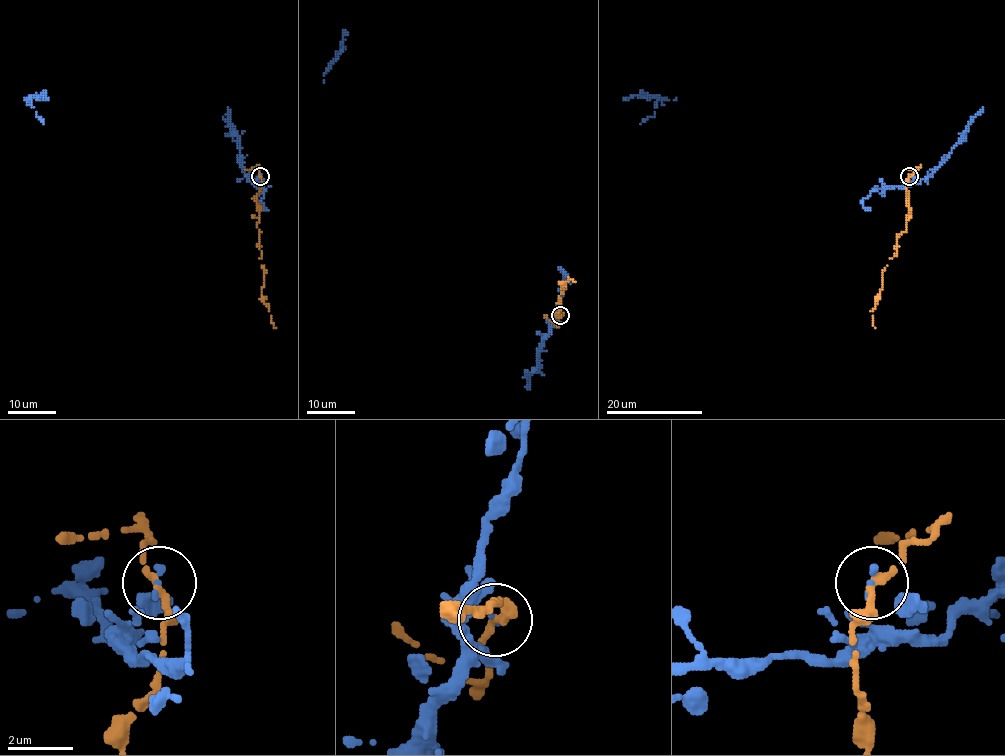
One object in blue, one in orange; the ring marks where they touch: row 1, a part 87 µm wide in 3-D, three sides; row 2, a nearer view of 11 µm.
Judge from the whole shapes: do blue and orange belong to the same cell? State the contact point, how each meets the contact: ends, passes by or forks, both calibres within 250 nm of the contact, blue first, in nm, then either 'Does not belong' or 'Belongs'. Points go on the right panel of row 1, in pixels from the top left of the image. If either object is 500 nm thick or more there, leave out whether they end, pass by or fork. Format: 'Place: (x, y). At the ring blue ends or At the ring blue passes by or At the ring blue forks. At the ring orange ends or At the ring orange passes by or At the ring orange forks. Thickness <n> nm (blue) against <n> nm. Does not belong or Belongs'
Place: (909, 176). At the ring blue ends. At the ring orange forks. Thickness 200 nm (blue) against 190 nm. Does not belong

